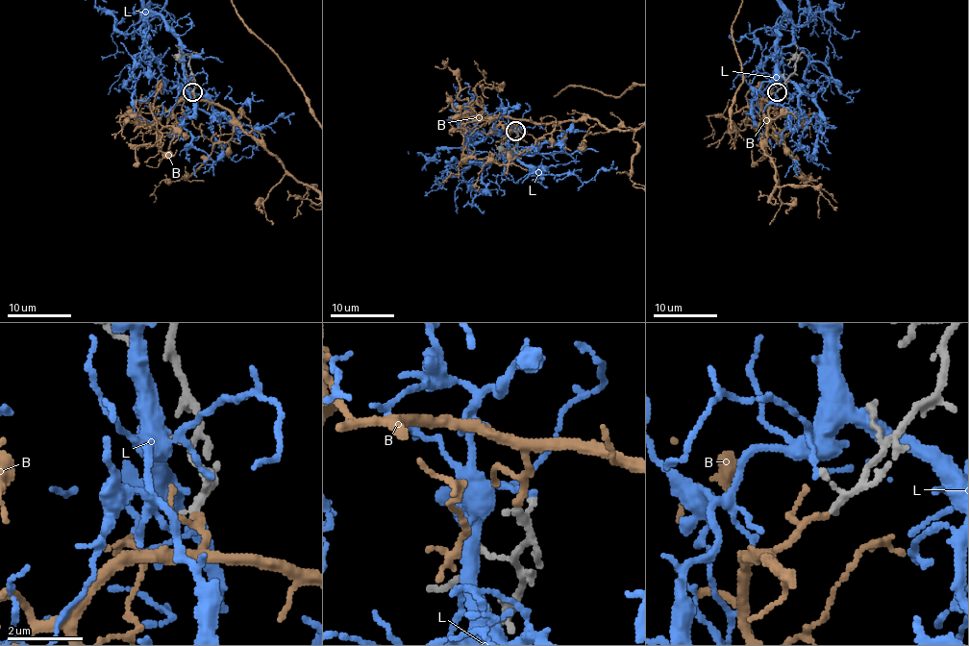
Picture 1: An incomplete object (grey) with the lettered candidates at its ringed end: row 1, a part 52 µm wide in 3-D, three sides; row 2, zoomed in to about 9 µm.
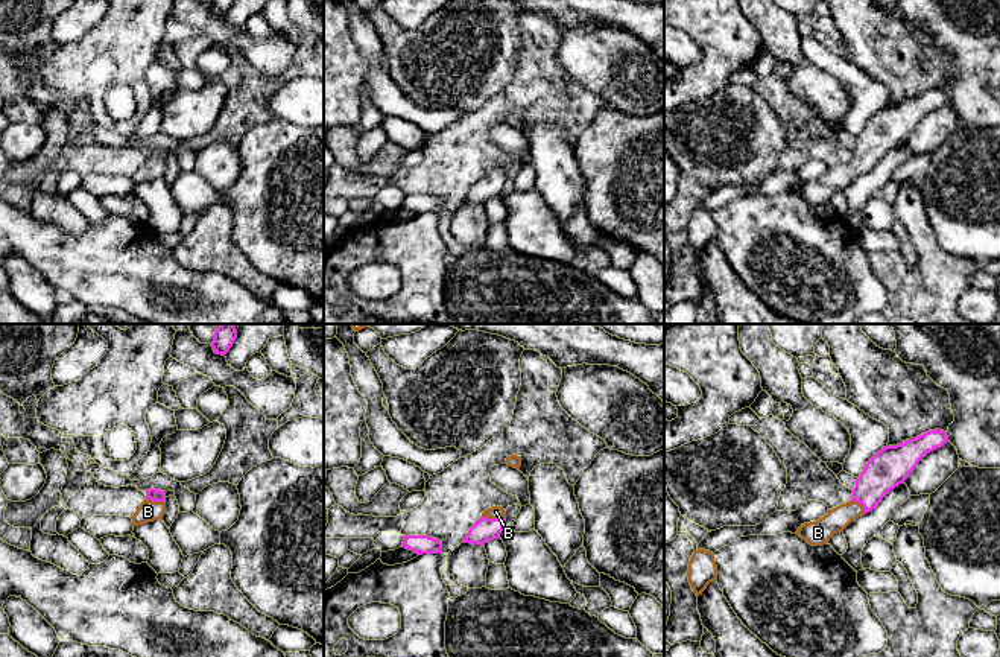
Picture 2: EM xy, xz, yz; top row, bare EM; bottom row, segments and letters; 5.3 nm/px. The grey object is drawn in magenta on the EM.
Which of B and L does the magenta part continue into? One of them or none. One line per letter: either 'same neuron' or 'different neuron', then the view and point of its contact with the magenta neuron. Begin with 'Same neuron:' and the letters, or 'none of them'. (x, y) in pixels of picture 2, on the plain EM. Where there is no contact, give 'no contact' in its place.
Same neuron: B
B: same neuron | xz (494, 178)
L: different neuron | no contact

